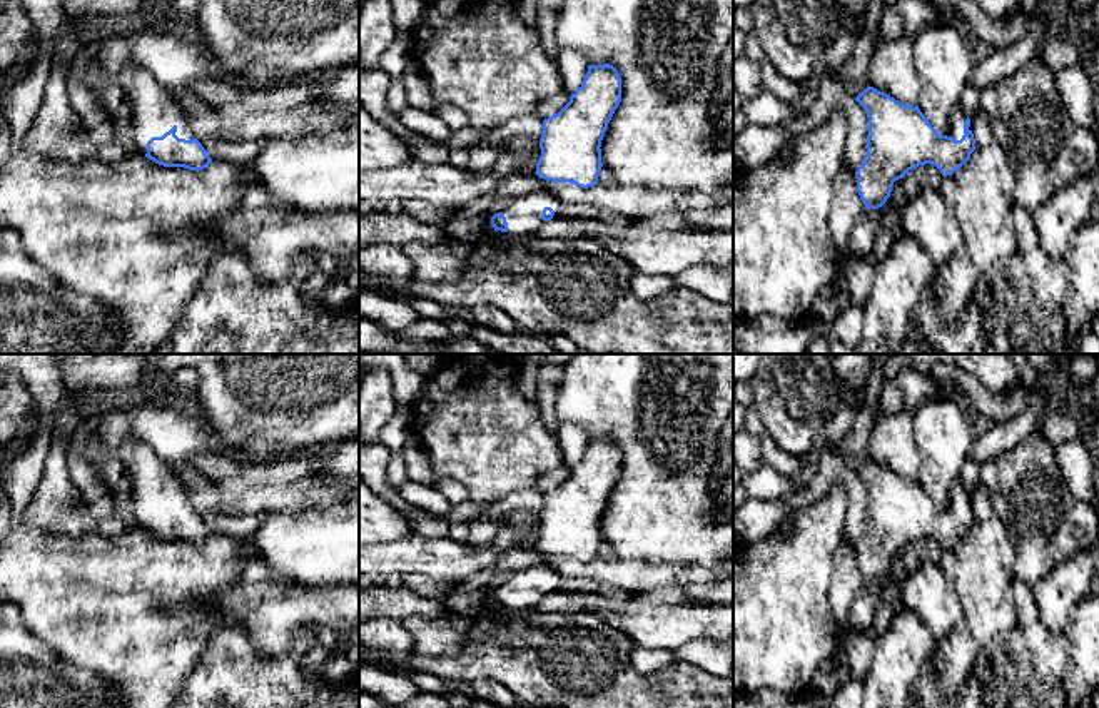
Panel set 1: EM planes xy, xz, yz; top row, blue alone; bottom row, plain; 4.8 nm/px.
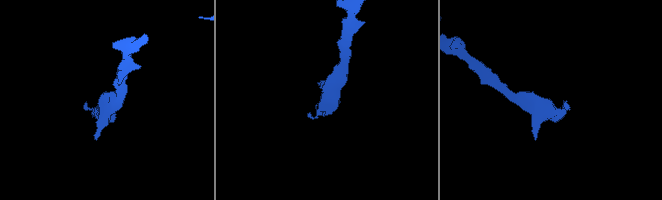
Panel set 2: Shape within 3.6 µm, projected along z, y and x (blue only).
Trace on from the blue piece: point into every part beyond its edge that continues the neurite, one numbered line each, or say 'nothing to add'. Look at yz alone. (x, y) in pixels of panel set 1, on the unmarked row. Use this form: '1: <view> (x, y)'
1: yz (957, 493)

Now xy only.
1: xy (154, 485)

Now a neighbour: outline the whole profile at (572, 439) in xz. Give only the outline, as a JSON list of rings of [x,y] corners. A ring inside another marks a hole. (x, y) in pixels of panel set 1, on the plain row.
[[[561,421],[556,431],[558,444],[563,451],[563,464],[570,469],[575,468],[588,446],[588,436],[573,422]]]

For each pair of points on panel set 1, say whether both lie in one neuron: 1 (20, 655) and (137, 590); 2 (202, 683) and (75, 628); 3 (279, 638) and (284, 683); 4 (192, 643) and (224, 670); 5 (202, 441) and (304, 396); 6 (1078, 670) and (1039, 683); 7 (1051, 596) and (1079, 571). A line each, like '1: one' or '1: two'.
1: two
2: two
3: two
4: two
5: two
6: two
7: one

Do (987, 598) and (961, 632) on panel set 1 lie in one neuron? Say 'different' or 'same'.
same

